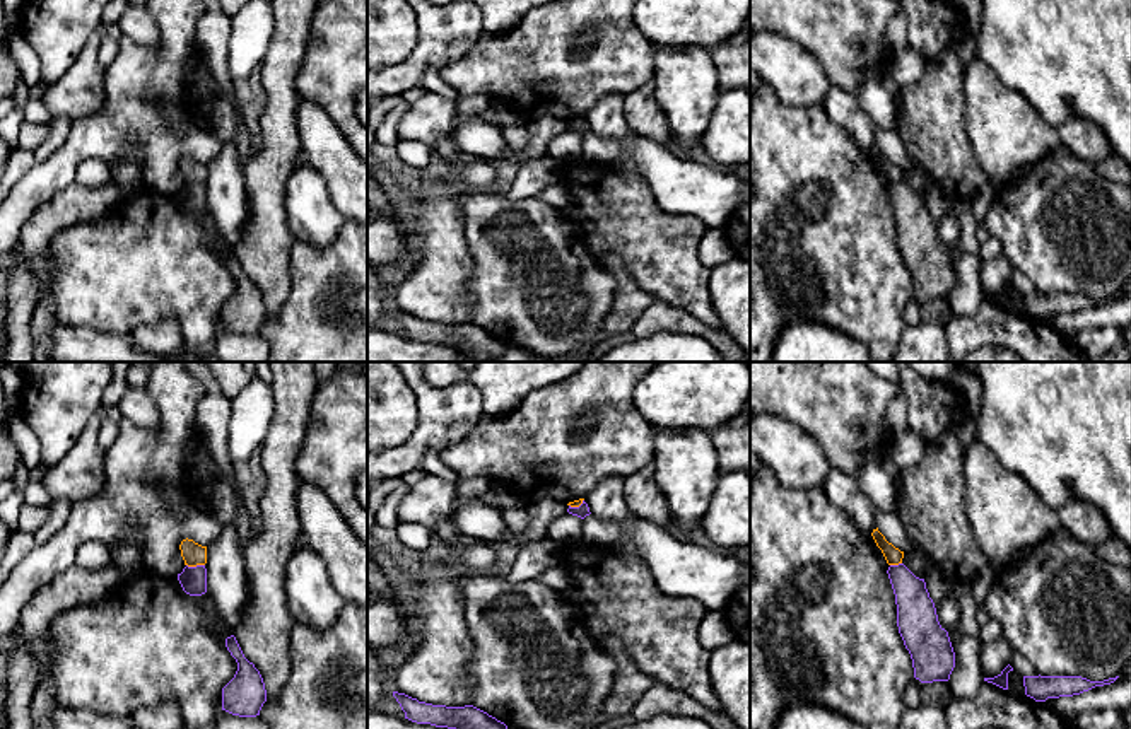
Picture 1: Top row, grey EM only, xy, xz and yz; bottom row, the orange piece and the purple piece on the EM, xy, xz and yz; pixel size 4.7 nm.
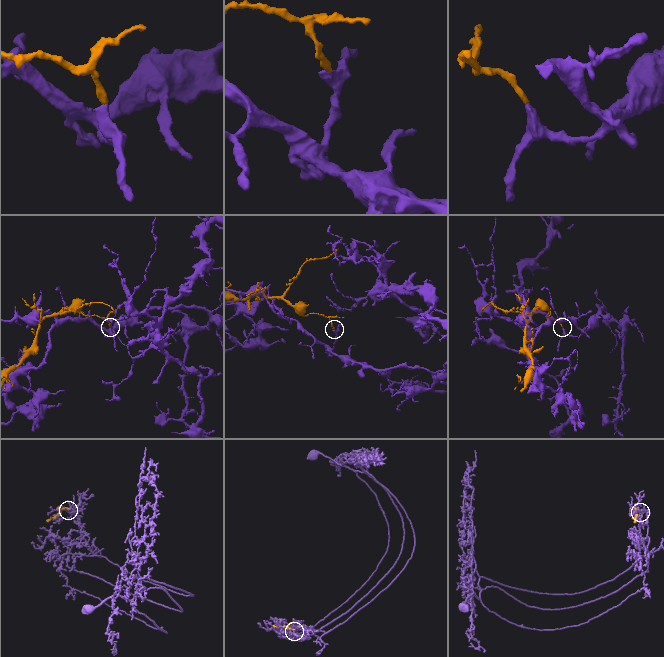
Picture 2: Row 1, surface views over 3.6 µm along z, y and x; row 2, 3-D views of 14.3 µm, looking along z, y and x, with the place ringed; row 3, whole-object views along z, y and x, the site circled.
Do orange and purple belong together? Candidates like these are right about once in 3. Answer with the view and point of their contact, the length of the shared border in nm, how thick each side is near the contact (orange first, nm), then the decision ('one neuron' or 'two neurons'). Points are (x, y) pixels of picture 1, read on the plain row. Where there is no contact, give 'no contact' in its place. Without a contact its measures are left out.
xy (195, 183) | 90 nm | 110/130 nm | two neurons

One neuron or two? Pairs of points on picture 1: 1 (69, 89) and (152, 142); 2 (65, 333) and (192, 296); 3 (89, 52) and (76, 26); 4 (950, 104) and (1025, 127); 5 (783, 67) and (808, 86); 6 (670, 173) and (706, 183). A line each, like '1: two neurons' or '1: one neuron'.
1: two neurons
2: two neurons
3: two neurons
4: two neurons
5: one neuron
6: one neuron

